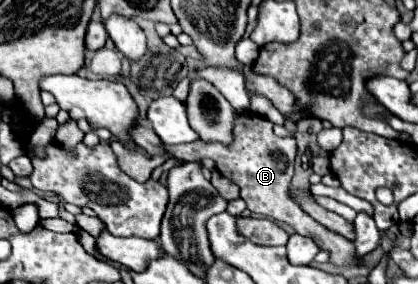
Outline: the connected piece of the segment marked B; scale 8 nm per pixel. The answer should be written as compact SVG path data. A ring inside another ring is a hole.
M241 114L235 120L235 140L229 146L223 144L207 144L203 140L195 140L191 144L179 144L179 146L167 146L169 154L181 160L199 160L199 156L209 156L217 162L217 170L235 182L241 188L241 198L247 202L247 208L253 214L261 214L267 218L273 218L277 222L285 222L295 228L297 234L313 238L319 248L331 252L331 262L341 266L341 264L351 264L355 256L353 244L343 238L335 236L333 230L327 230L325 226L319 226L309 214L305 214L291 198L289 198L289 182L293 176L293 162L297 154L297 140L295 136L279 138L273 132L273 124L257 114Z

